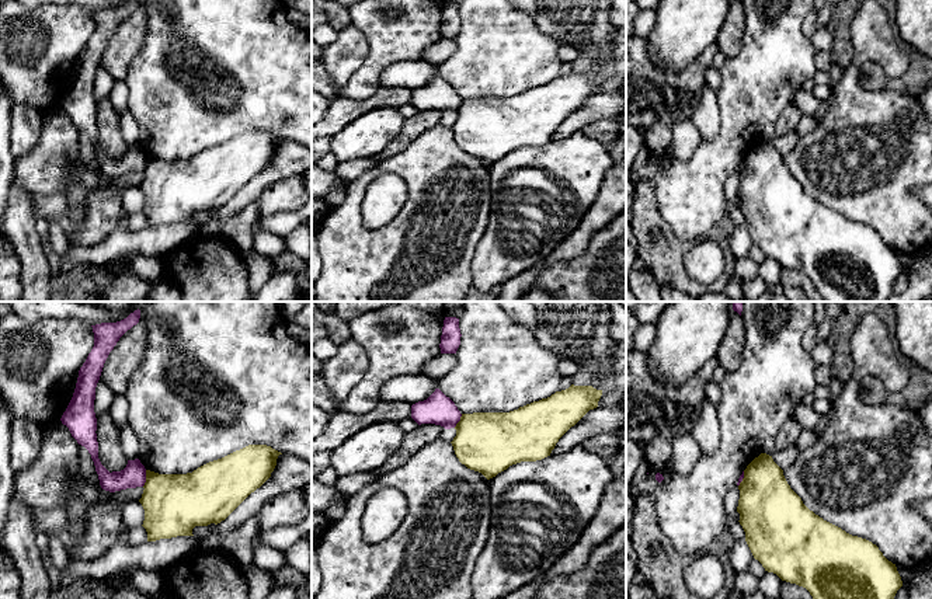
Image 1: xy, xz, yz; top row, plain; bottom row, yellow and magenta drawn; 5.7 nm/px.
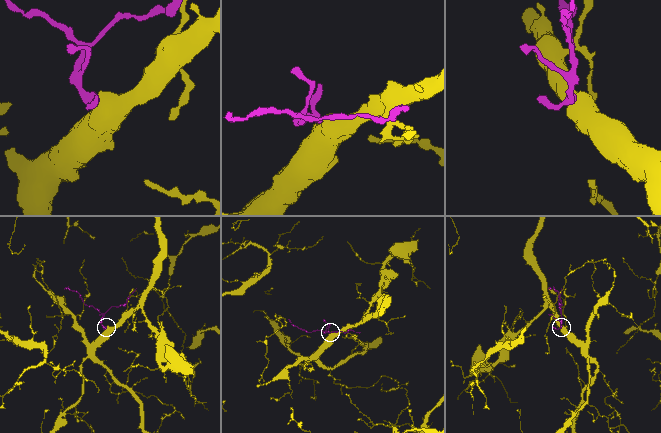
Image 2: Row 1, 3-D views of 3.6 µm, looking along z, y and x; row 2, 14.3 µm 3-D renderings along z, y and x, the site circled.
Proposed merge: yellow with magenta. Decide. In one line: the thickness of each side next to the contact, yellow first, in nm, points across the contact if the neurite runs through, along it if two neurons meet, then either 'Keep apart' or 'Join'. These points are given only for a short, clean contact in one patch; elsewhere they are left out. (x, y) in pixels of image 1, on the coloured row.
Thickness 360 nm (yellow) against 140 nm. Boundary: xy (146, 470), (146, 481), (142, 486). Keep apart

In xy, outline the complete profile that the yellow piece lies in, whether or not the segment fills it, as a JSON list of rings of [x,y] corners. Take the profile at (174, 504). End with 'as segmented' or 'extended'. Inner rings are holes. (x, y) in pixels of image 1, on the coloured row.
[[[248,445],[187,474],[159,474],[146,470],[145,490],[139,502],[145,509],[142,526],[147,532],[147,541],[194,536],[195,526],[220,523],[271,477],[279,455],[282,453],[267,445]]] | as segmented

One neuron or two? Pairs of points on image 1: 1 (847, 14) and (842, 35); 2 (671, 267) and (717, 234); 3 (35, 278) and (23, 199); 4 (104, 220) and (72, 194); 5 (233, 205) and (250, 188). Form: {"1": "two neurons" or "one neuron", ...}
{"1": "one neuron", "2": "one neuron", "3": "one neuron", "4": "two neurons", "5": "one neuron"}

